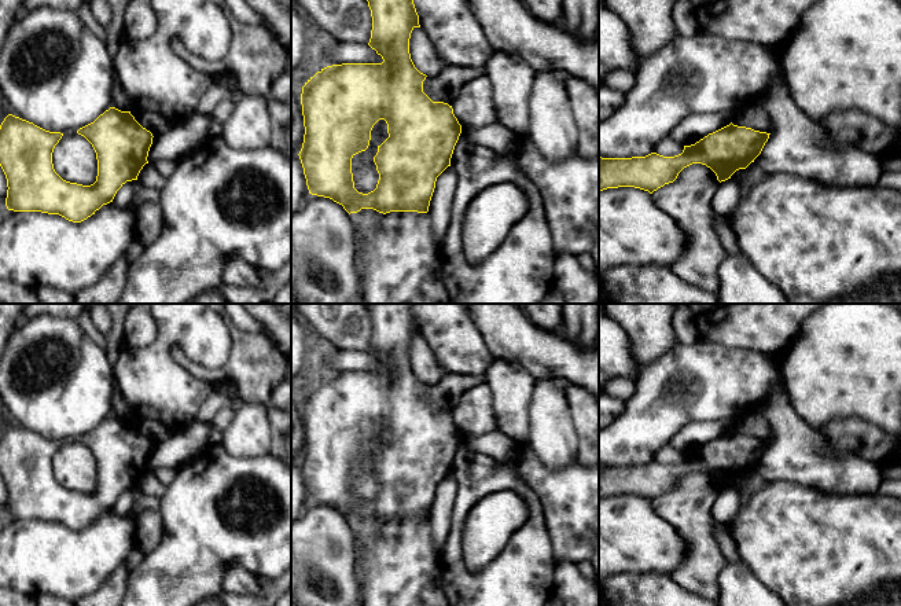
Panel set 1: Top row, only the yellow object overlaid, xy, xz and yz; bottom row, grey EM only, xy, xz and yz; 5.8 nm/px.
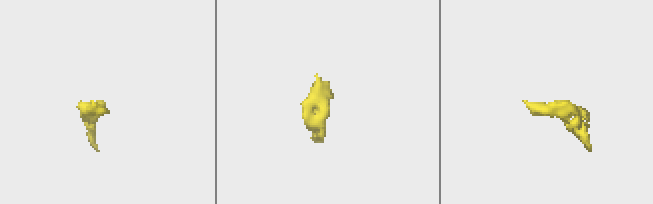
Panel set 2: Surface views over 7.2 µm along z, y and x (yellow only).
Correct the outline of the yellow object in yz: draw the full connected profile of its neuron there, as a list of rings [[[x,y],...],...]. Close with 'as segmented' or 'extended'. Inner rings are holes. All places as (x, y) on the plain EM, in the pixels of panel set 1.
[[[731,430],[695,452],[684,453],[683,460],[674,464],[657,460],[632,466],[599,464],[599,499],[635,495],[652,502],[665,492],[673,491],[678,481],[692,471],[706,473],[721,491],[754,470],[769,442]]]; as segmented

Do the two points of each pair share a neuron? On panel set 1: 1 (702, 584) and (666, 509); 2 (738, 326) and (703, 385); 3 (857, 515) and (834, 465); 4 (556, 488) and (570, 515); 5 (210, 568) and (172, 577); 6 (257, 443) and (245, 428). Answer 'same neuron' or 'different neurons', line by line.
1: same neuron
2: different neurons
3: different neurons
4: same neuron
5: same neuron
6: same neuron

